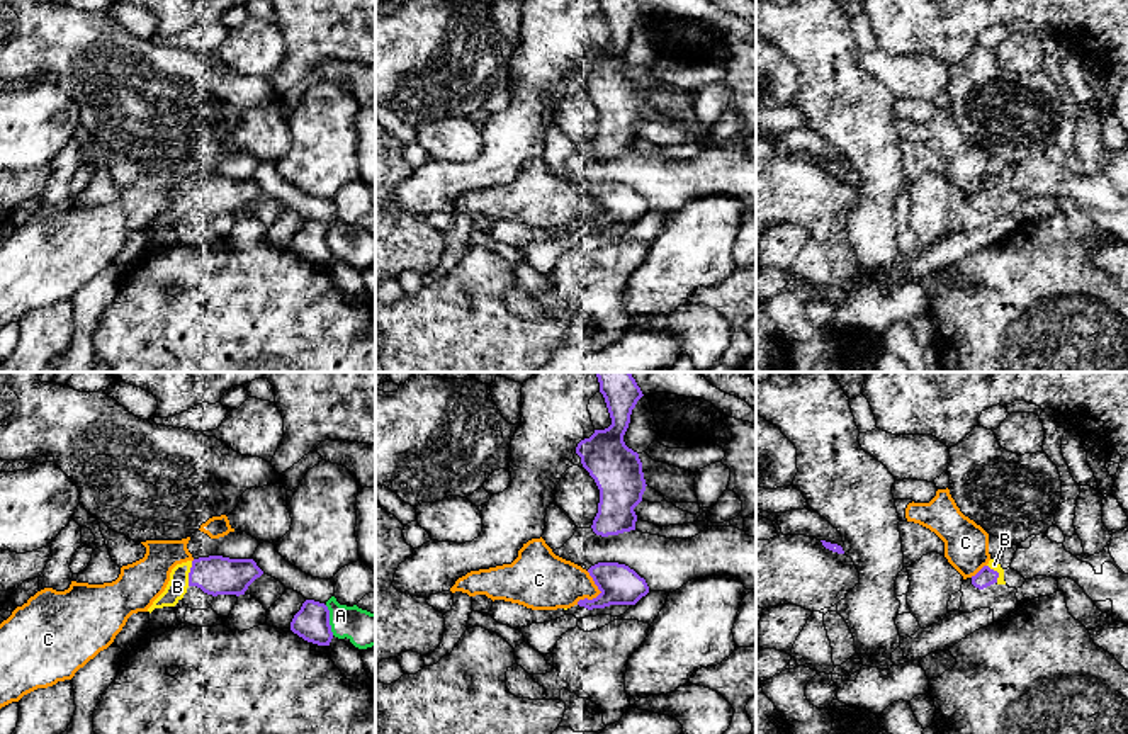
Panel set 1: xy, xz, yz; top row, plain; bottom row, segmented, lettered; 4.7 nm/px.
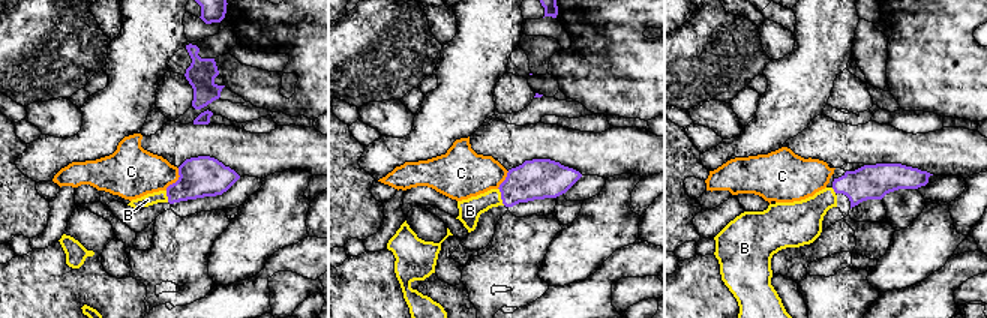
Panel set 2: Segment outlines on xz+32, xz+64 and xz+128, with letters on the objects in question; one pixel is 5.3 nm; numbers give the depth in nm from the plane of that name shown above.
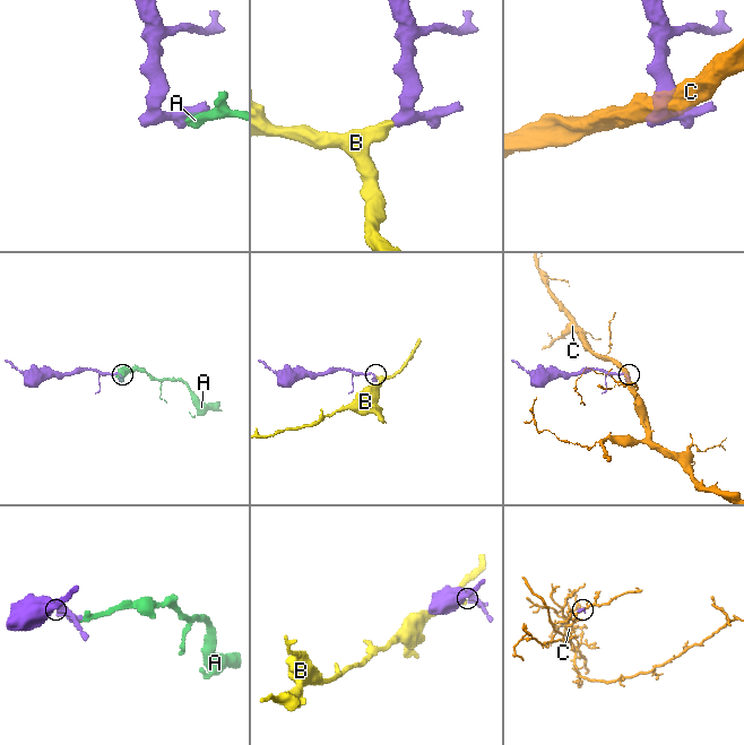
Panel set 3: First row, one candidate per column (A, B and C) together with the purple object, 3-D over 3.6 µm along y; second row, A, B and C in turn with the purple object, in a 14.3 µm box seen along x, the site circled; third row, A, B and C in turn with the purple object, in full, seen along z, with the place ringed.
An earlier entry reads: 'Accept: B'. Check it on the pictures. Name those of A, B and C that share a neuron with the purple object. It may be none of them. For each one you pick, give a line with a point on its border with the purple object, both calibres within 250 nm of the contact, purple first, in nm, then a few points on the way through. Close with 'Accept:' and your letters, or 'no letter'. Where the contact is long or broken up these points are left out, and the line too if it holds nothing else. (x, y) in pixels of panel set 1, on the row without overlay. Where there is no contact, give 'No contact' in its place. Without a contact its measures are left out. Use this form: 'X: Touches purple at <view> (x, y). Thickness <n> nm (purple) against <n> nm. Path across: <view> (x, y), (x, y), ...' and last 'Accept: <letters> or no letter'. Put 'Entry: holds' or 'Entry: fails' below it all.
B: Touches purple at xy (189, 192). Thickness 190 nm (purple) against 100 nm
Accept: B
Entry: holds

